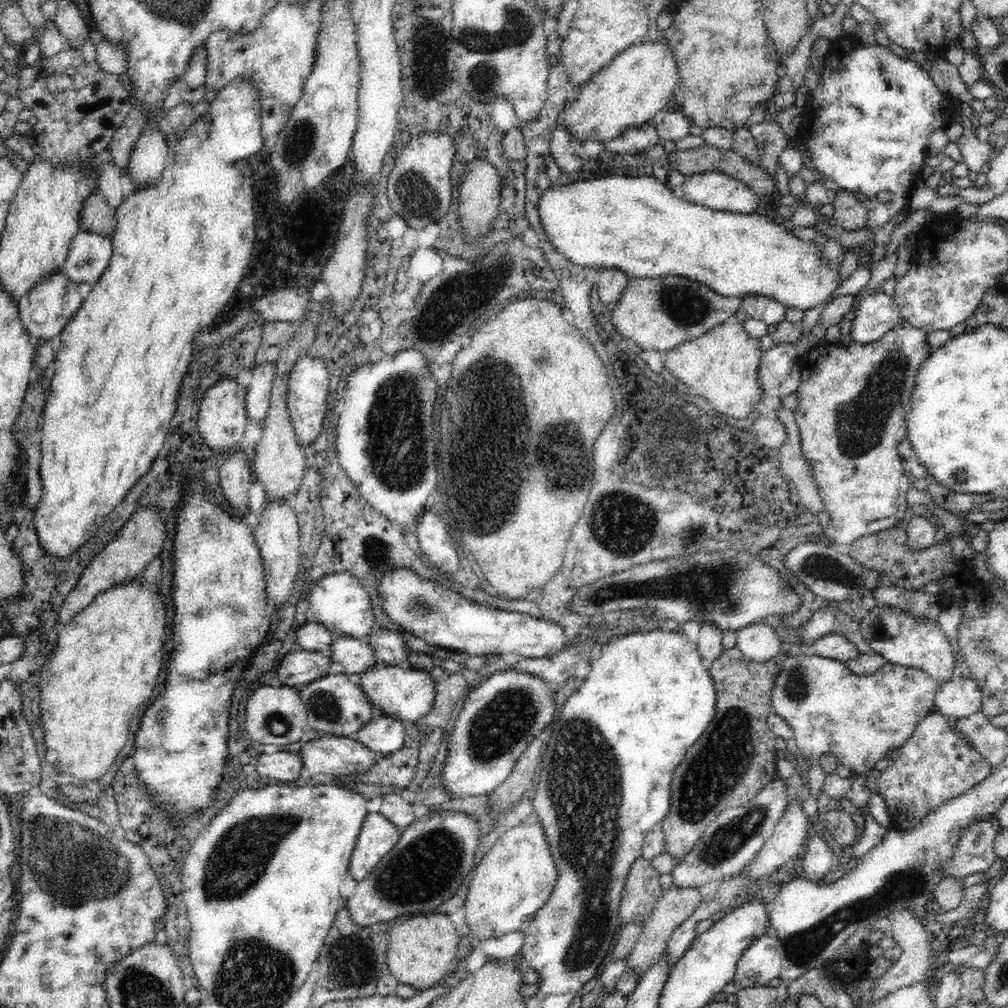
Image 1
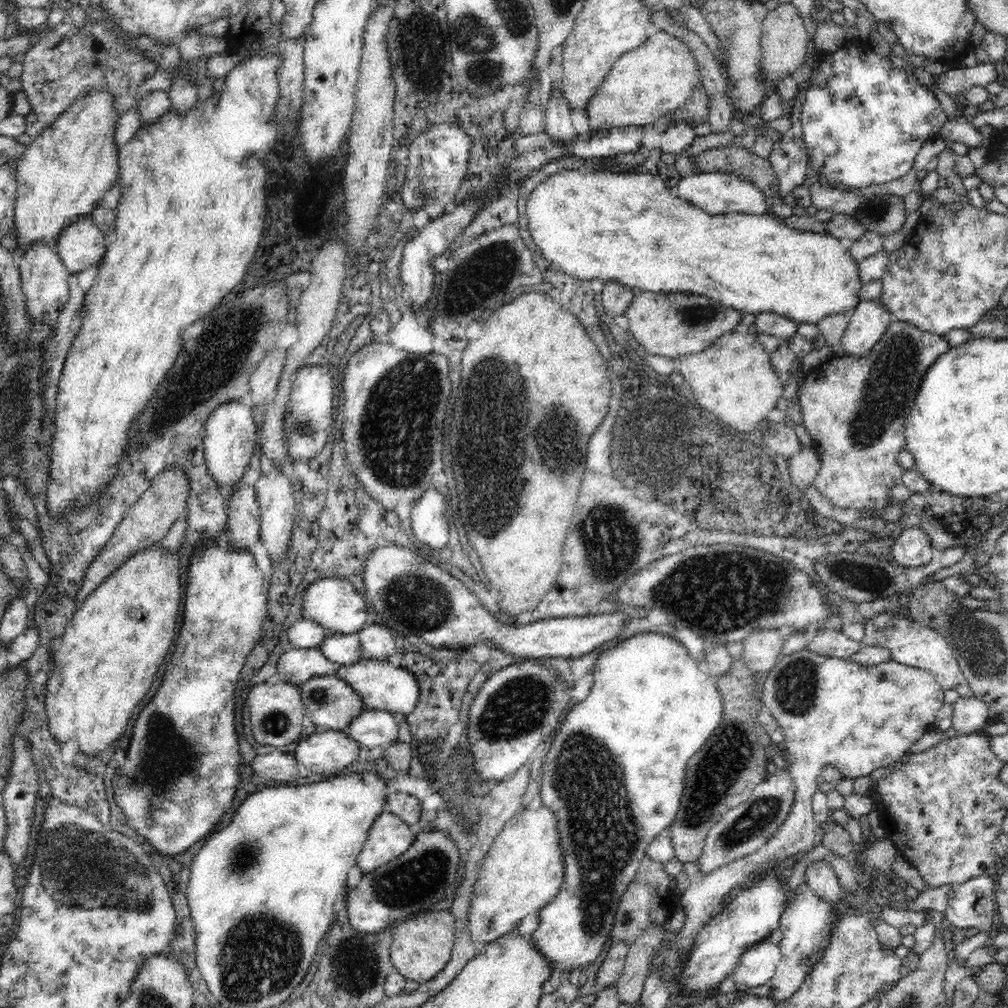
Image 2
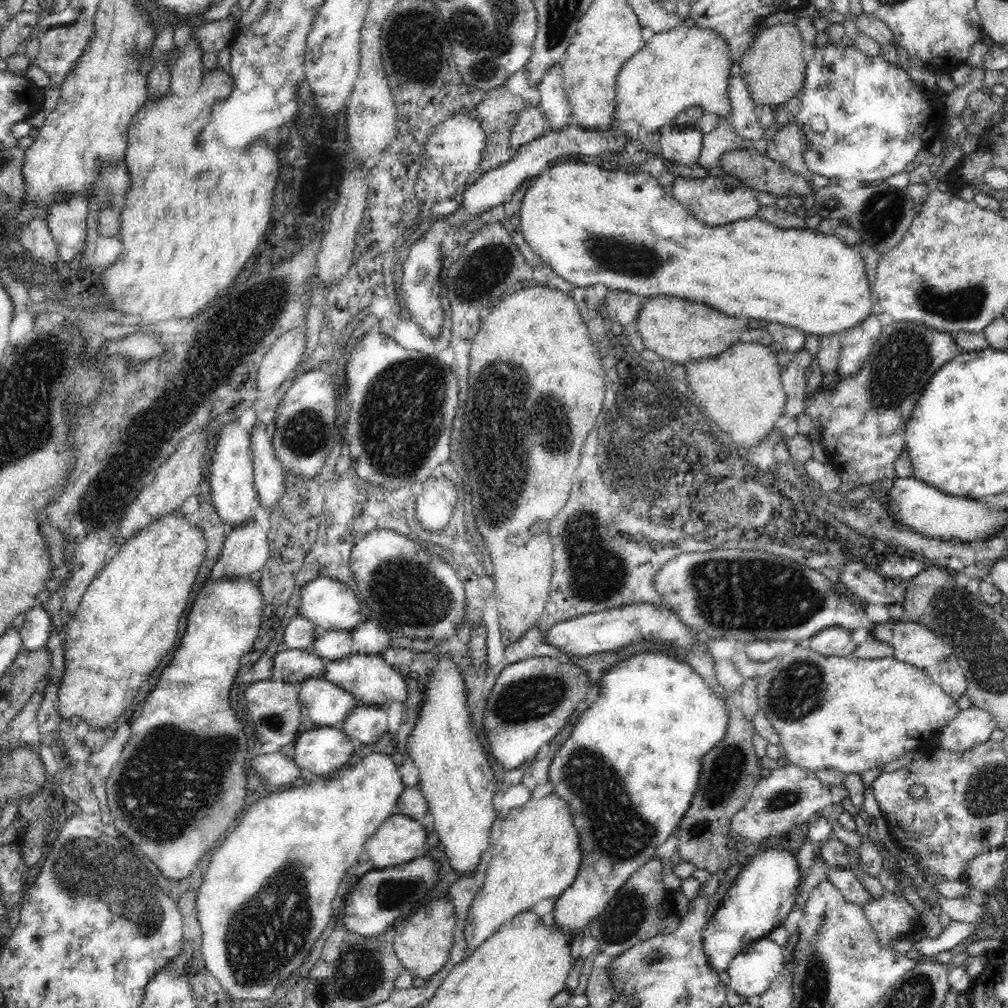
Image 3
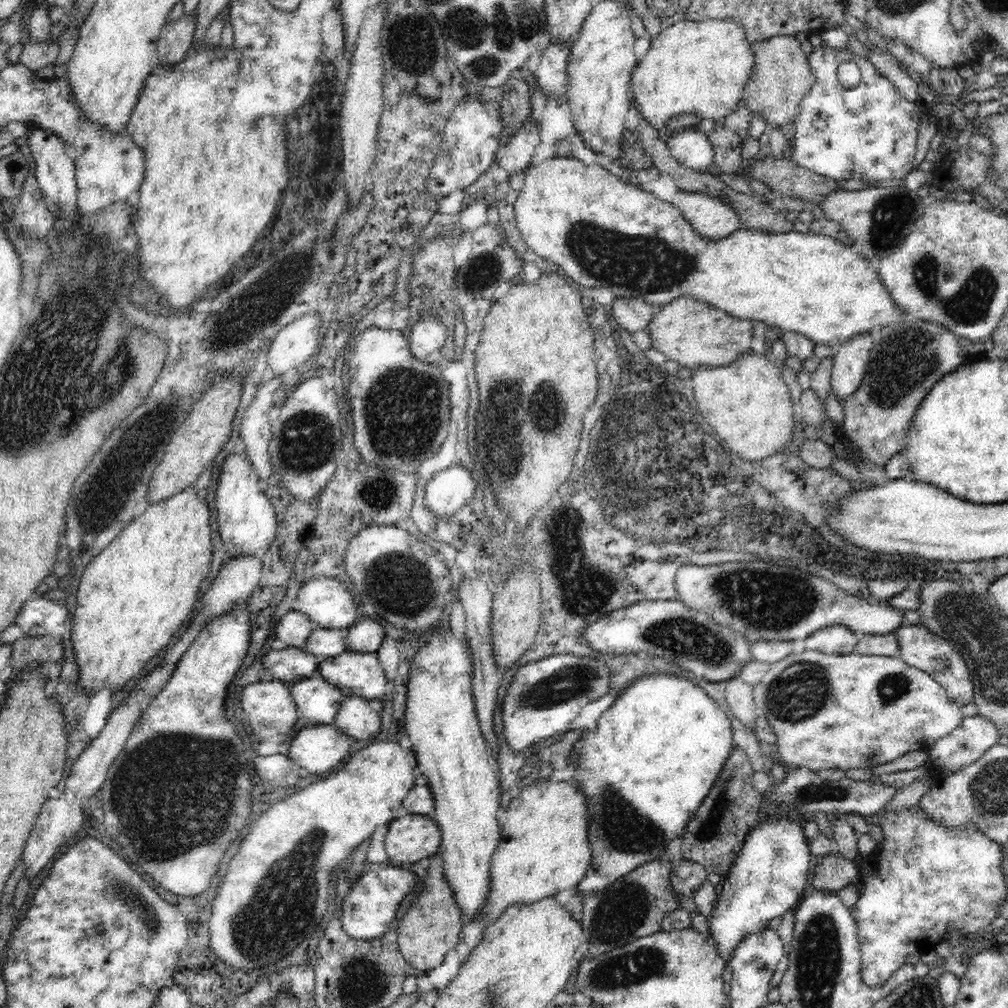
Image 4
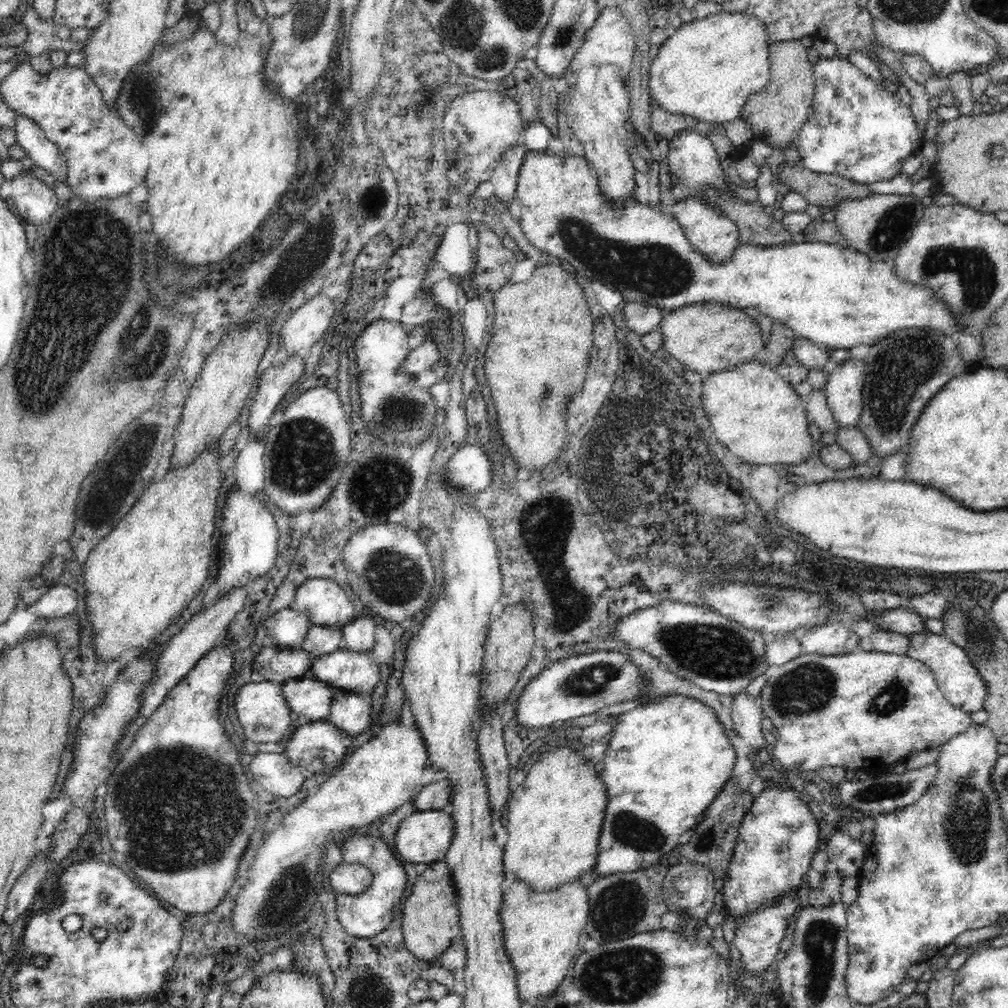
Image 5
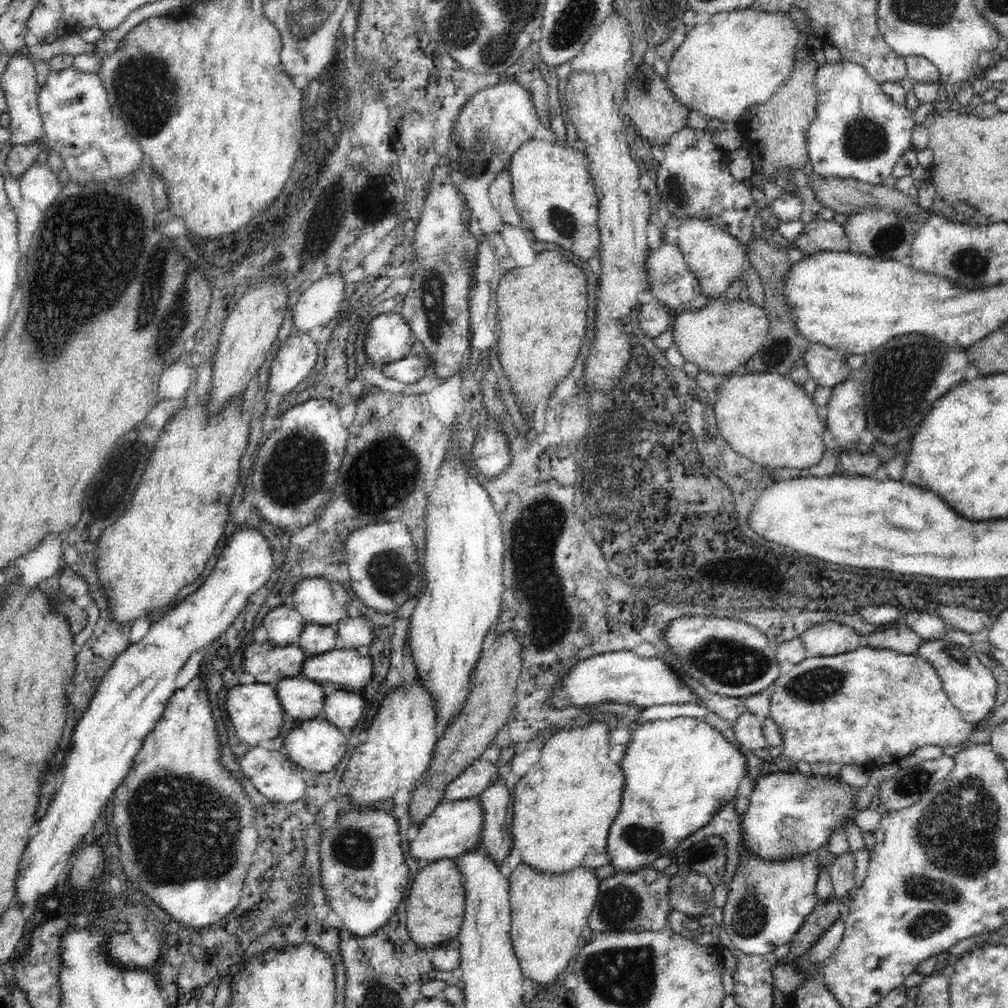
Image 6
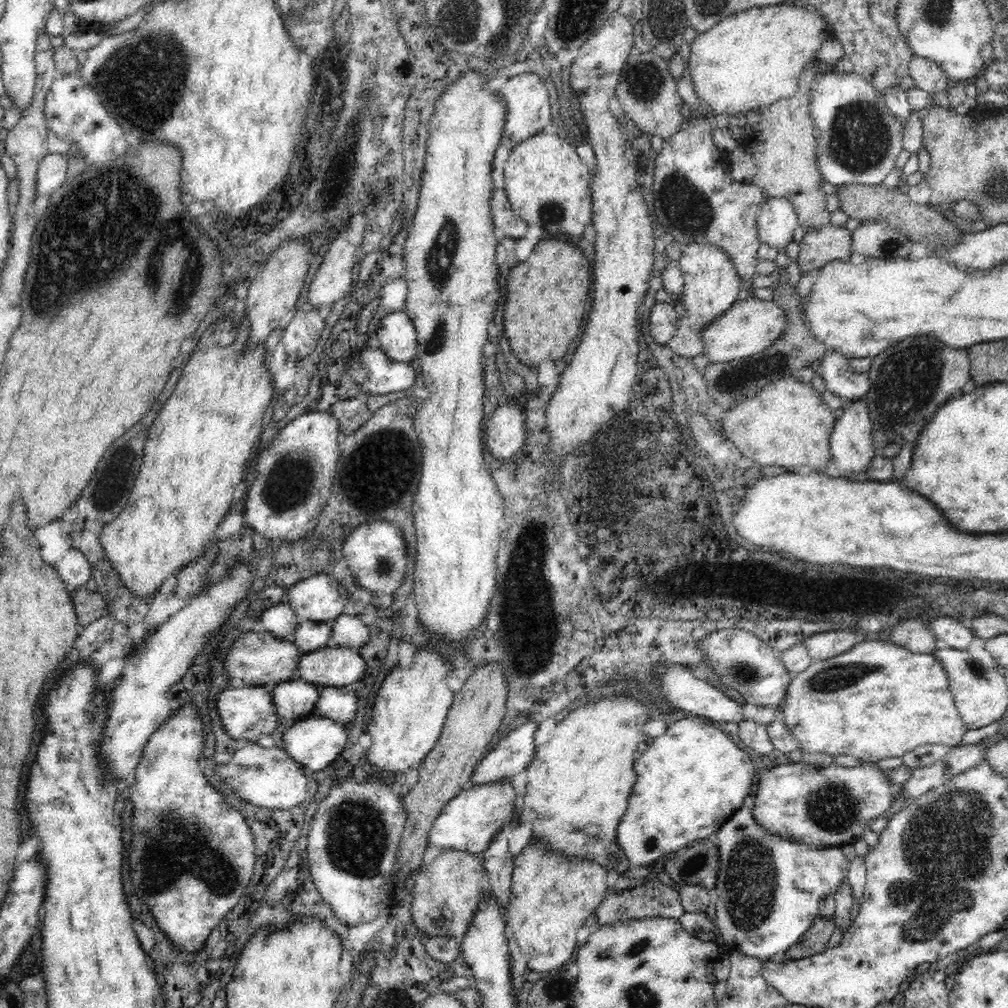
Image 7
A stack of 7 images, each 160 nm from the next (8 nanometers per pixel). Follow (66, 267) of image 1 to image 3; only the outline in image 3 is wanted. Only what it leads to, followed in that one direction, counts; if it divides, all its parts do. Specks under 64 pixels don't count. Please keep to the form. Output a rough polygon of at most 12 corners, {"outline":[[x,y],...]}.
{"outline":[[62,196],[46,220],[60,262],[86,244],[89,199]]}

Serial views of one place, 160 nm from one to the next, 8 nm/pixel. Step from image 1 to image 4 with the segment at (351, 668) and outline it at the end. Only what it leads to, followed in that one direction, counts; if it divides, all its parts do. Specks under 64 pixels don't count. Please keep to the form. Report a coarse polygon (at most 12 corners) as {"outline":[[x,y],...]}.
{"outline":[[316,628],[303,649],[320,660],[346,651],[348,629]]}

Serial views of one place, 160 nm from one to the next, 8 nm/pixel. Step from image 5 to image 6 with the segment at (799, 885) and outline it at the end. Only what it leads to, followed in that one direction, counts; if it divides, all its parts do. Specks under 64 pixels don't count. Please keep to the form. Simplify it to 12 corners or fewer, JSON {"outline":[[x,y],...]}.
{"outline":[[776,768],[755,783],[742,845],[764,860],[822,849],[857,789]]}

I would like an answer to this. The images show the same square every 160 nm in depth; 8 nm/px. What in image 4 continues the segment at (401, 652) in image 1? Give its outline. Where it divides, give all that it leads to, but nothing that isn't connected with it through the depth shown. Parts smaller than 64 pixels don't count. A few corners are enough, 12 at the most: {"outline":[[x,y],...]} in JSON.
{"outline":[[361,616],[348,630],[348,651],[376,653],[387,635]]}

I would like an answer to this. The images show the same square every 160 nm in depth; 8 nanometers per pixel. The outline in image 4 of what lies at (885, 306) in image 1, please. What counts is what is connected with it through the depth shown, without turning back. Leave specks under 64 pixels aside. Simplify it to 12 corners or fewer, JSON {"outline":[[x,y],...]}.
{"outline":[[875,330],[842,343],[831,390],[842,404],[869,366]]}

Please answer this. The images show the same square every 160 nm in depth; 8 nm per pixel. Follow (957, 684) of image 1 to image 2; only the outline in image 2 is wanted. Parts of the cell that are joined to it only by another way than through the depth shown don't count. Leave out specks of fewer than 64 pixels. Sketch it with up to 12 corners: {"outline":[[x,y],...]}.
{"outline":[[974,696],[958,698],[952,727],[958,735],[991,722],[988,706]]}

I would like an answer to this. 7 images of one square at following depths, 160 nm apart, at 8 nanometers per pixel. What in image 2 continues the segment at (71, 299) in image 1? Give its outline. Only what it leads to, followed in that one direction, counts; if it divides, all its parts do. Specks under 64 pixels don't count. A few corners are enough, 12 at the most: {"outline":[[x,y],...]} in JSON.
{"outline":[[34,242],[19,273],[27,316],[56,328],[70,273],[54,247]]}

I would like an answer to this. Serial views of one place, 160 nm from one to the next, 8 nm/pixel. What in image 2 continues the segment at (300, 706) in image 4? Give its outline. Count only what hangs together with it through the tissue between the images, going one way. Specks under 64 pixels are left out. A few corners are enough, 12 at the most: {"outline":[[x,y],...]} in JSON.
{"outline":[[336,674],[304,683],[305,715],[318,732],[346,732],[365,709]]}

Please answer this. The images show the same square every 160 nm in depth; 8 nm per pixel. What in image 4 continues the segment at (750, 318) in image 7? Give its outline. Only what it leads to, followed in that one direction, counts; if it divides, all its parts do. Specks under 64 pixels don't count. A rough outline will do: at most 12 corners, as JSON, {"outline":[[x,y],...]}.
{"outline":[[692,297],[657,308],[652,348],[682,367],[752,351],[752,321]]}

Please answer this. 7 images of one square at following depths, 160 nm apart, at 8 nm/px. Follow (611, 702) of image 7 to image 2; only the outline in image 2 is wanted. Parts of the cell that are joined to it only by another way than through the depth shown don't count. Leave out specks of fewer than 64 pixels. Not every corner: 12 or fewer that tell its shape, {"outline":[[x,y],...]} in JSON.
{"outline":[[523,808],[484,857],[468,932],[488,943],[559,893],[556,815]]}

